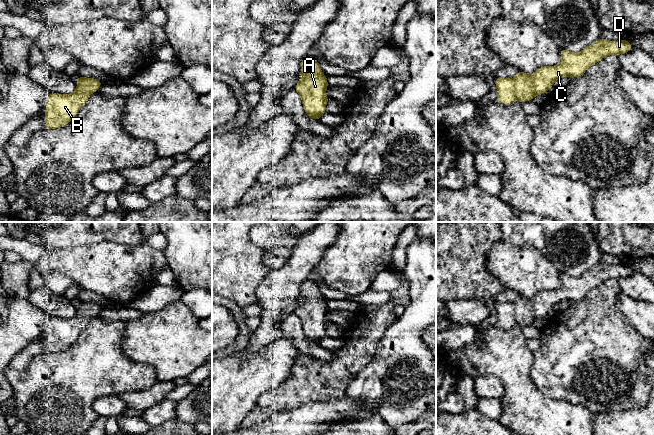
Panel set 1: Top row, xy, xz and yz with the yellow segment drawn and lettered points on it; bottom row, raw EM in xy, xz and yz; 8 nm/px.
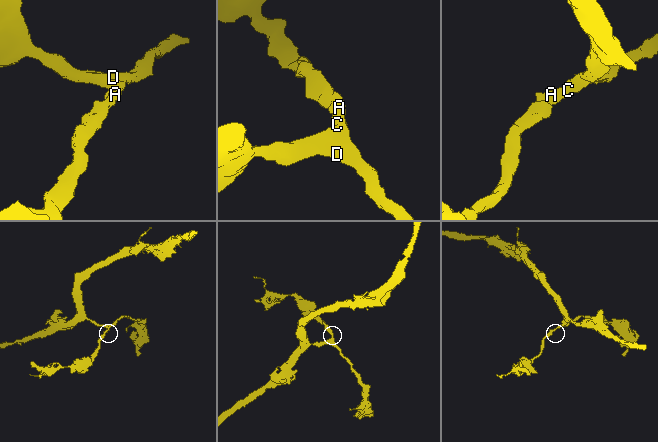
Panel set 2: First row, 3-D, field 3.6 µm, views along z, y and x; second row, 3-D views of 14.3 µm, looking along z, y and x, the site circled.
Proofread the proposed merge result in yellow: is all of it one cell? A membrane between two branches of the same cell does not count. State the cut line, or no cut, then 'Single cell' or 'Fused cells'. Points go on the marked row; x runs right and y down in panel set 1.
No split. Single cell

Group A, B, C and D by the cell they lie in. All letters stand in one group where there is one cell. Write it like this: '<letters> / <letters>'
A B C D

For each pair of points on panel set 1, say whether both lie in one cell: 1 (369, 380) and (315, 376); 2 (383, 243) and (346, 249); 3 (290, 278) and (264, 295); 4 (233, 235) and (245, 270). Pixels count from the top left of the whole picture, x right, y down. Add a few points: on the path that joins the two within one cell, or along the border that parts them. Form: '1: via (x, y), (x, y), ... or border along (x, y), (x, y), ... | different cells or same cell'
1: border along (368, 362), (349, 382), (345, 396) | different cells
2: via (374, 243), (367, 243), (361, 249), (355, 249) | same cell
3: via (284, 284), (274, 294), (270, 295) | same cell
4: via (233, 244), (233, 258), (236, 261) | same cell

